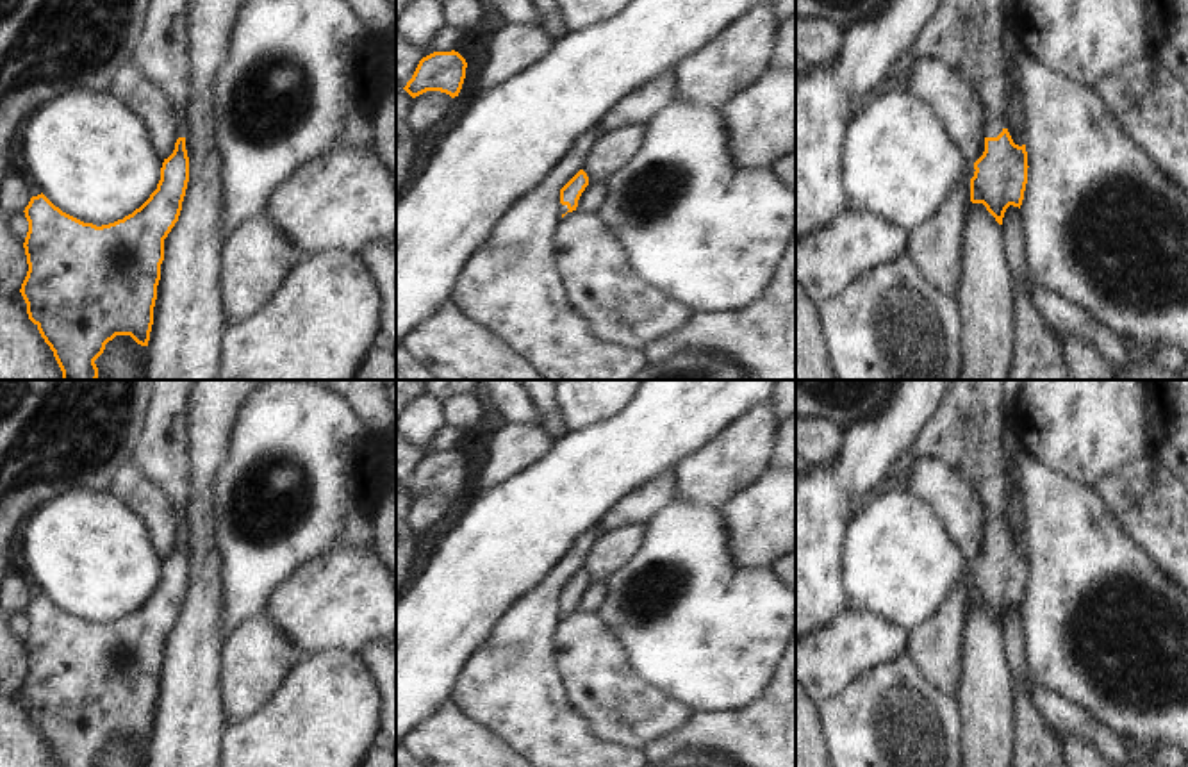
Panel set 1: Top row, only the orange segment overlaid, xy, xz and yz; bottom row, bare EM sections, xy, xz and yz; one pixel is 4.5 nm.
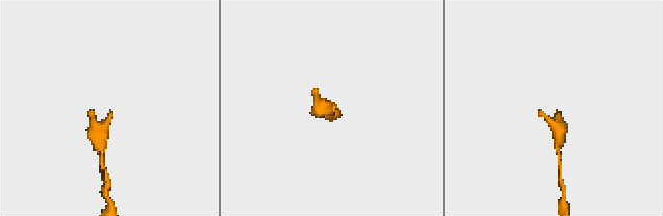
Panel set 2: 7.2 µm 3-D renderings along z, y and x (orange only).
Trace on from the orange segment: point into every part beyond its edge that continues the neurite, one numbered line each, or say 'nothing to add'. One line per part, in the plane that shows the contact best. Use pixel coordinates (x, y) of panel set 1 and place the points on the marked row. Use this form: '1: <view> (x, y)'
1: yz (965, 34)

